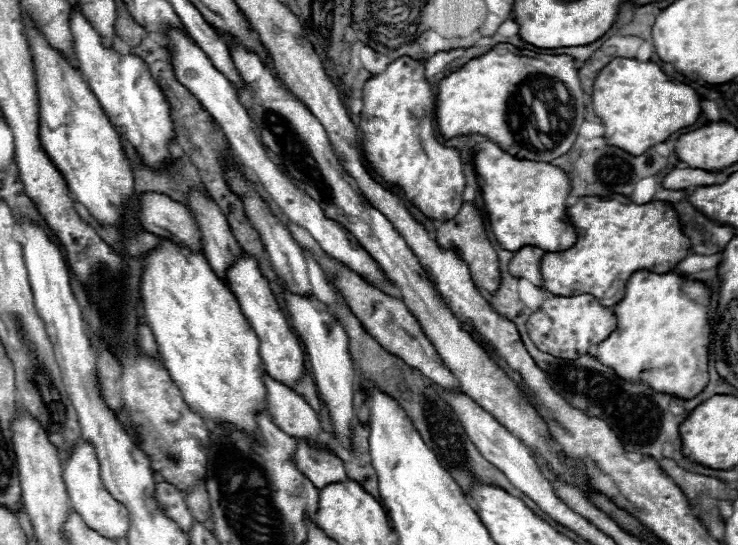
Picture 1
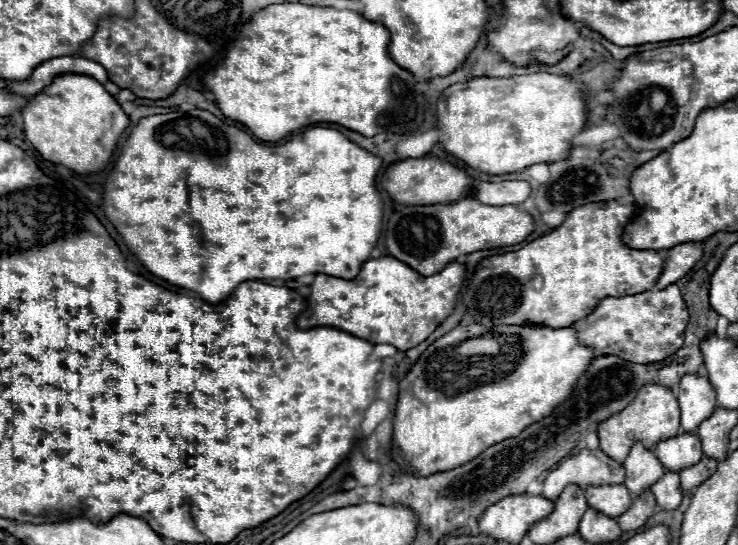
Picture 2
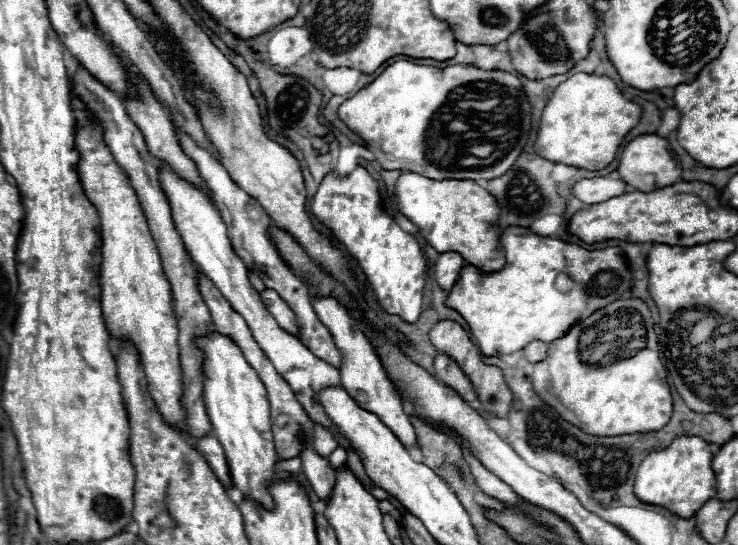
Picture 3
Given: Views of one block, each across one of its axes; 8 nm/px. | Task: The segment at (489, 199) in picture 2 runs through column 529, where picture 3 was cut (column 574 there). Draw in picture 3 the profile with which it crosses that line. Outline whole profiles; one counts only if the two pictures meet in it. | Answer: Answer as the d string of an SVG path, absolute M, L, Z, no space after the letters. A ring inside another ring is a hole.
M600 176L600 178L582 178L570 190L572 190L572 196L578 198L580 202L596 204L624 194L626 188L628 186L620 178Z

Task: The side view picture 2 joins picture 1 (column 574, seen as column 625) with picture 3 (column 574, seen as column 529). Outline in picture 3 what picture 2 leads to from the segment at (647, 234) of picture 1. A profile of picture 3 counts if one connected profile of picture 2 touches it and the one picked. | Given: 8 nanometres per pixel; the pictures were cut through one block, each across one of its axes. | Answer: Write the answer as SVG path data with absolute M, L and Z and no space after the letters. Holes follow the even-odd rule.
M510 226L500 234L500 244L506 252L506 264L498 272L482 272L476 266L466 264L460 270L460 278L452 286L446 298L446 306L454 308L468 324L474 342L482 356L504 356L524 348L532 340L544 340L550 344L558 340L576 322L588 318L598 308L620 298L622 292L630 290L632 274L620 248L606 250L584 250L578 244L568 244L558 238L536 236L528 228Z

